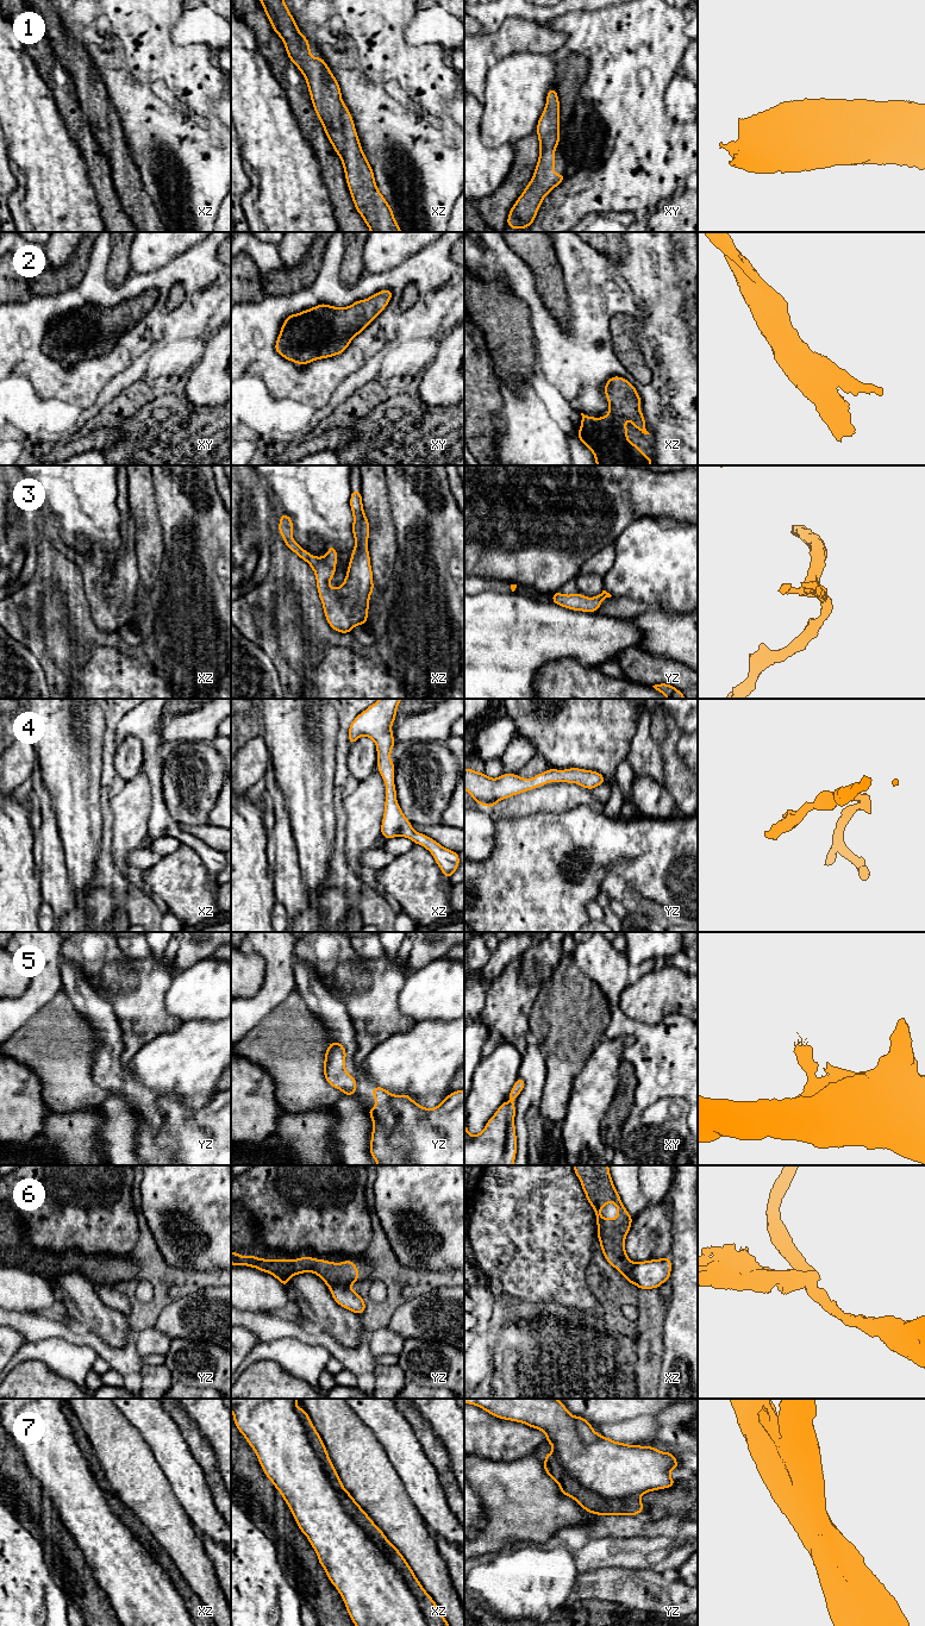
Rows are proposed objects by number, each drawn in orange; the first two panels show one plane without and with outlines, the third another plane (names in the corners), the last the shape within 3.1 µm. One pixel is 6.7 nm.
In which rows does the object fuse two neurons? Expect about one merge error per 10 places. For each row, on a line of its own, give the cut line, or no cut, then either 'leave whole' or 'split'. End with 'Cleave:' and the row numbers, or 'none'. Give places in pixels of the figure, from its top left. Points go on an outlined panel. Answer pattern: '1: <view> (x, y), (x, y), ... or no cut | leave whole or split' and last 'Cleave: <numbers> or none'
1: no cut | leave whole
2: no cut | leave whole
3: no cut | leave whole
4: no cut | leave whole
5: no cut | leave whole
6: xz (635, 1263), (631, 1270), (631, 1282) | split
7: xz (297, 1408), (314, 1453), (345, 1512), (394, 1567), (429, 1625) | split
Cleave: 6, 7

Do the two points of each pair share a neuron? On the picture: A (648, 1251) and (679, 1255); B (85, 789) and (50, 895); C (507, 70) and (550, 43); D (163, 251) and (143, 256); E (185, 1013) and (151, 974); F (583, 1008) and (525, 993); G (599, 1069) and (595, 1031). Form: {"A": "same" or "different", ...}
{"A": "different", "B": "different", "C": "different", "D": "same", "E": "different", "F": "different", "G": "different"}

